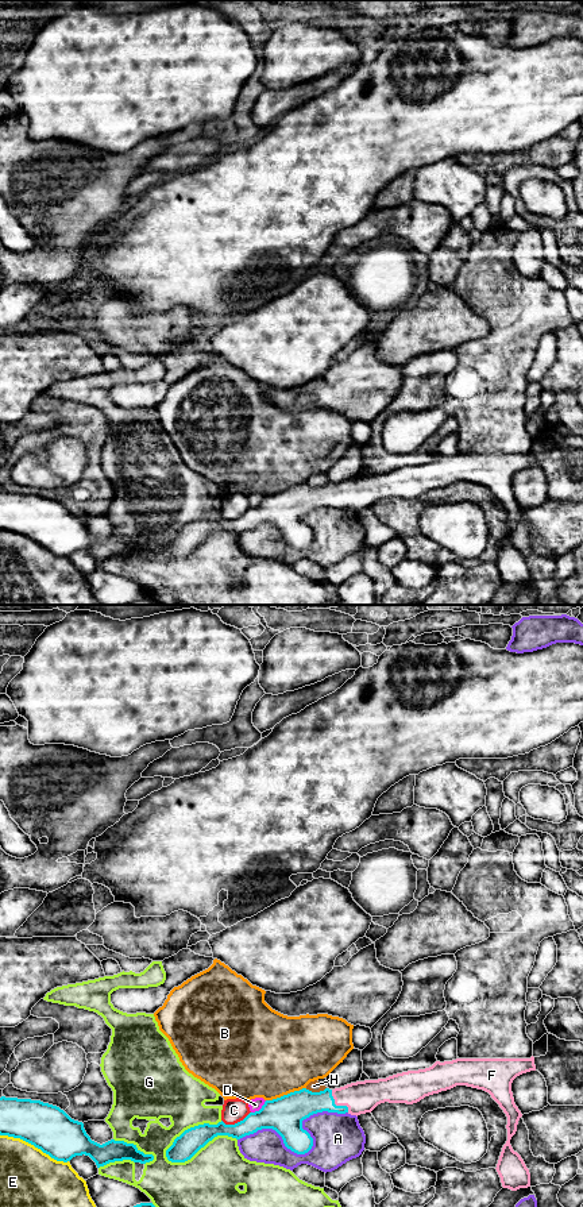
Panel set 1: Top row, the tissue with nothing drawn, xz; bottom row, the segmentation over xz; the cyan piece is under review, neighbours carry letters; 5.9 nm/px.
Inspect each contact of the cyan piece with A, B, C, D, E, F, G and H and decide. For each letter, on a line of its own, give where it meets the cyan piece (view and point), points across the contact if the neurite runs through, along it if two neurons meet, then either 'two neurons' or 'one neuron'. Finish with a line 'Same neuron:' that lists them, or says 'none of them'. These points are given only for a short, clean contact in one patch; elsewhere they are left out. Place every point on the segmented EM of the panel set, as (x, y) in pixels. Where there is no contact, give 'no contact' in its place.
A: contact xz (308, 1150); two neurons
B: contact xz (285, 1095); two neurons
C: contact xz (235, 1123); two neurons
D: contact xz (261, 1109); two neurons
E: contact xz (34, 1145); two neurons
F: contact xz (335, 1105); way xz (294, 1107), (302, 1103), (335, 1105), (343, 1099), (362, 1096); one neuron
G: contact xz (200, 1148); two neurons
H: contact xz (315, 1092); border xz (325, 1087), (319, 1091), (305, 1088); two neurons
Same neuron: F

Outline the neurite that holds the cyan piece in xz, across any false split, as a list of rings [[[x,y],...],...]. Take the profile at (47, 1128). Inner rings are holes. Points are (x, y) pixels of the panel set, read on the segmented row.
[[[1,1096],[0,1135],[20,1138],[57,1161],[67,1162],[85,1154],[97,1168],[123,1160],[140,1164],[154,1160],[152,1154],[144,1154],[134,1144],[111,1139],[100,1145],[92,1141],[82,1122],[40,1100]]]

